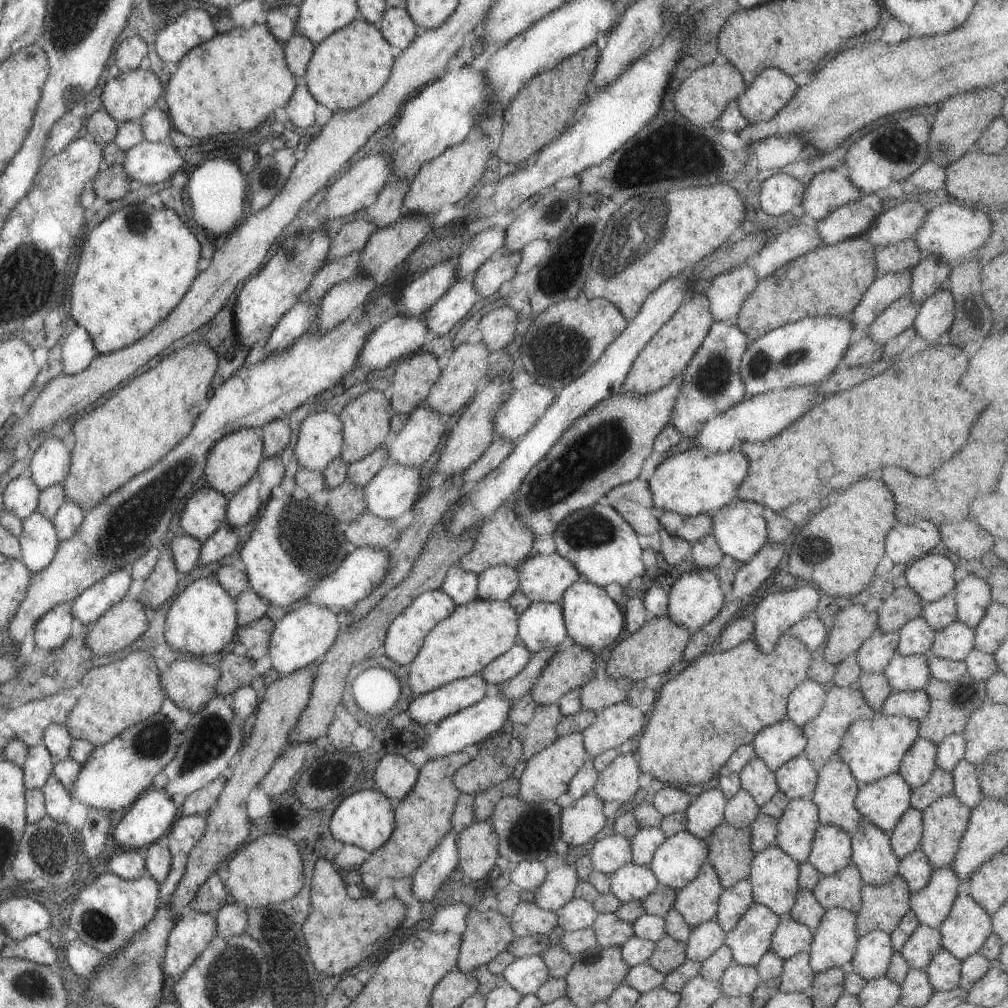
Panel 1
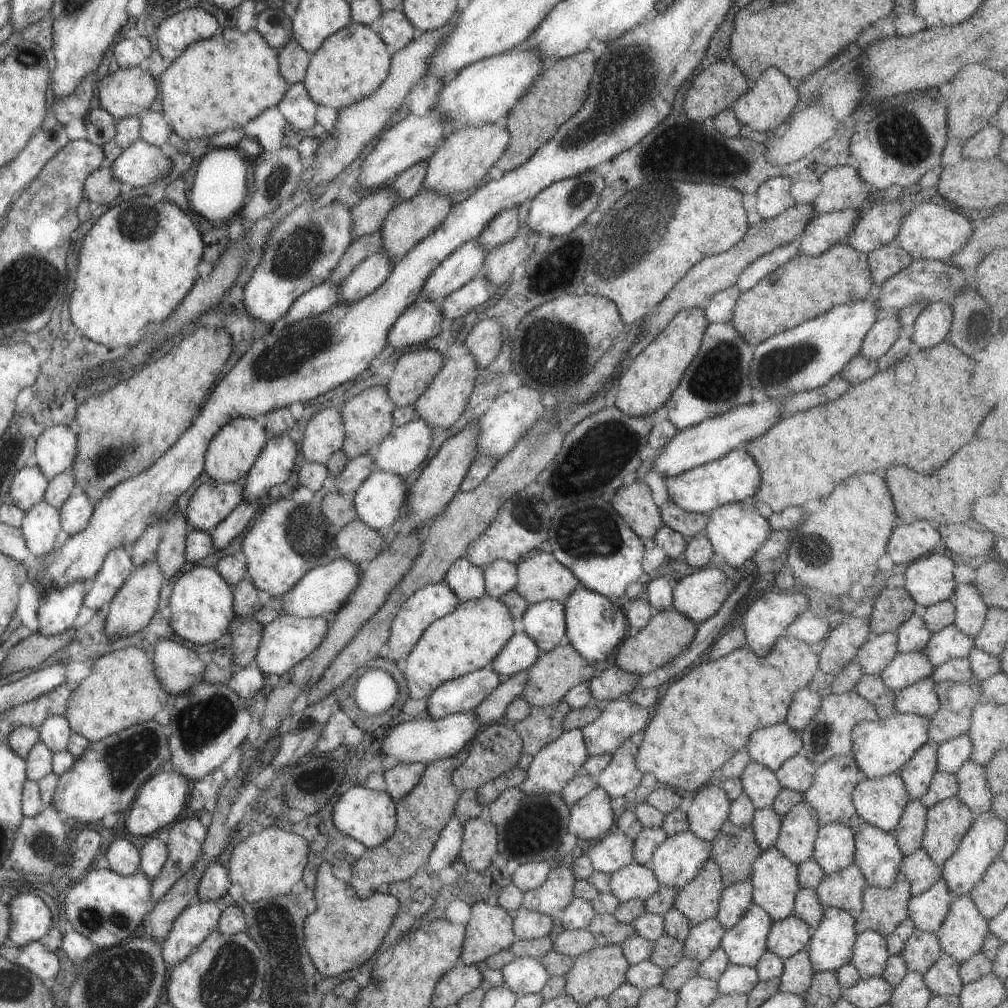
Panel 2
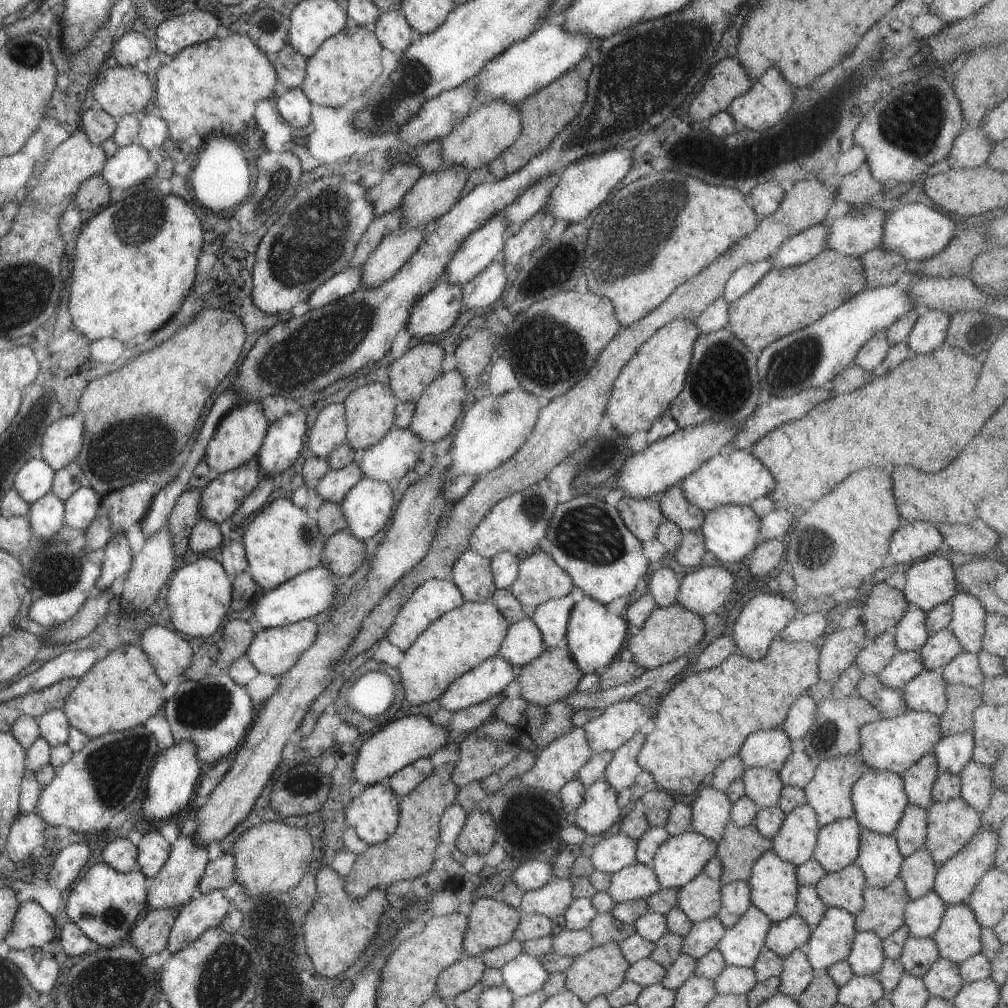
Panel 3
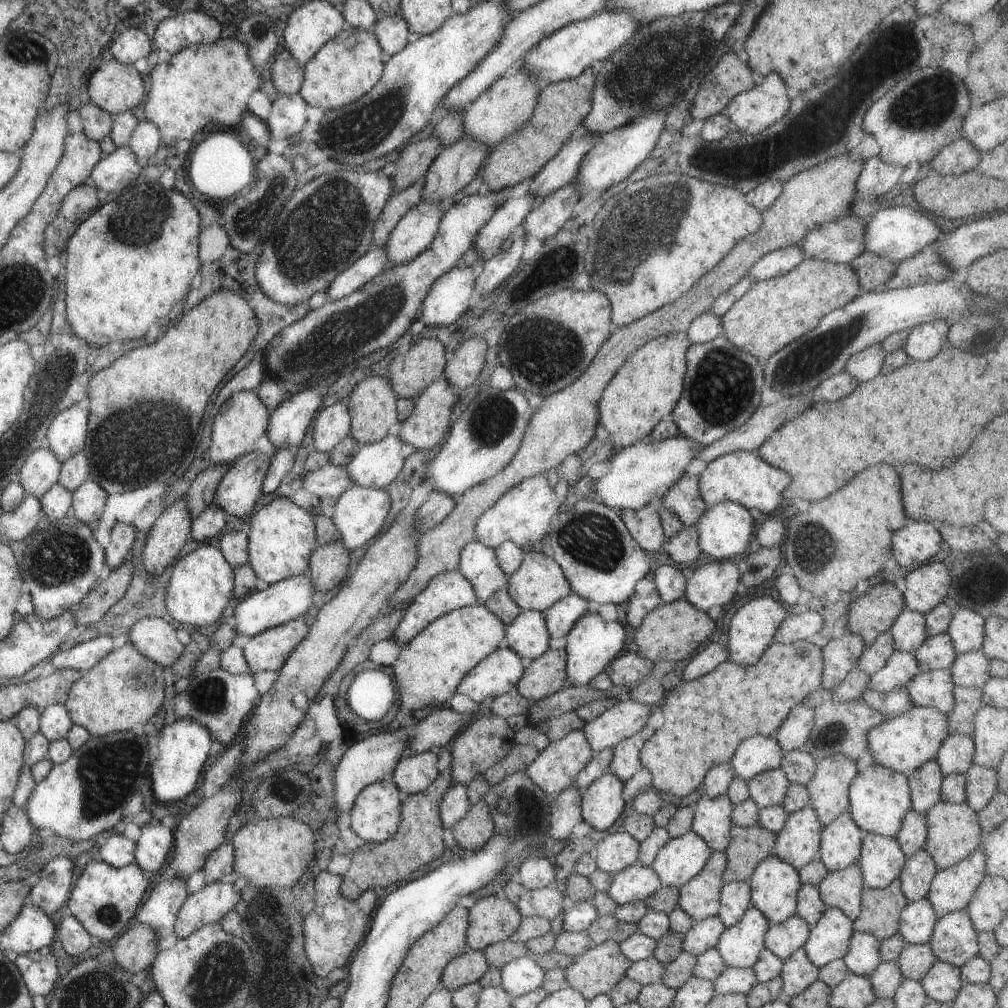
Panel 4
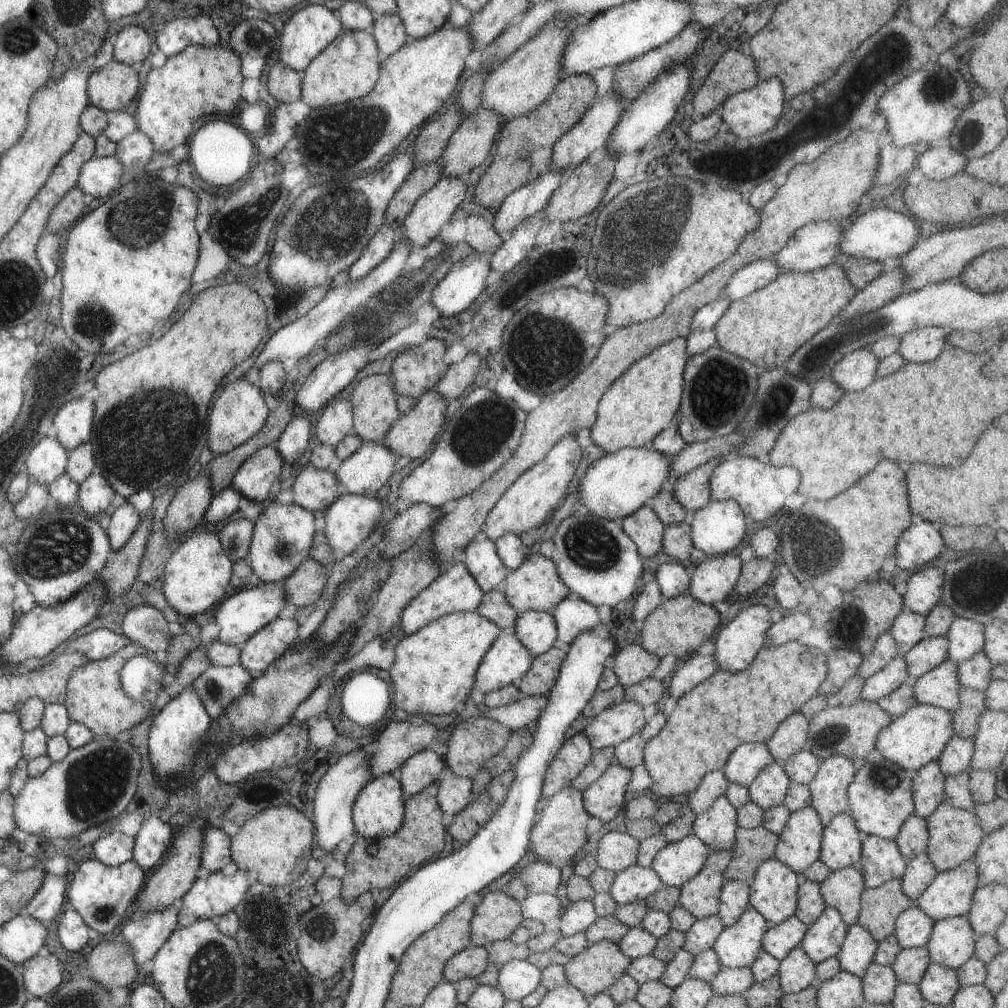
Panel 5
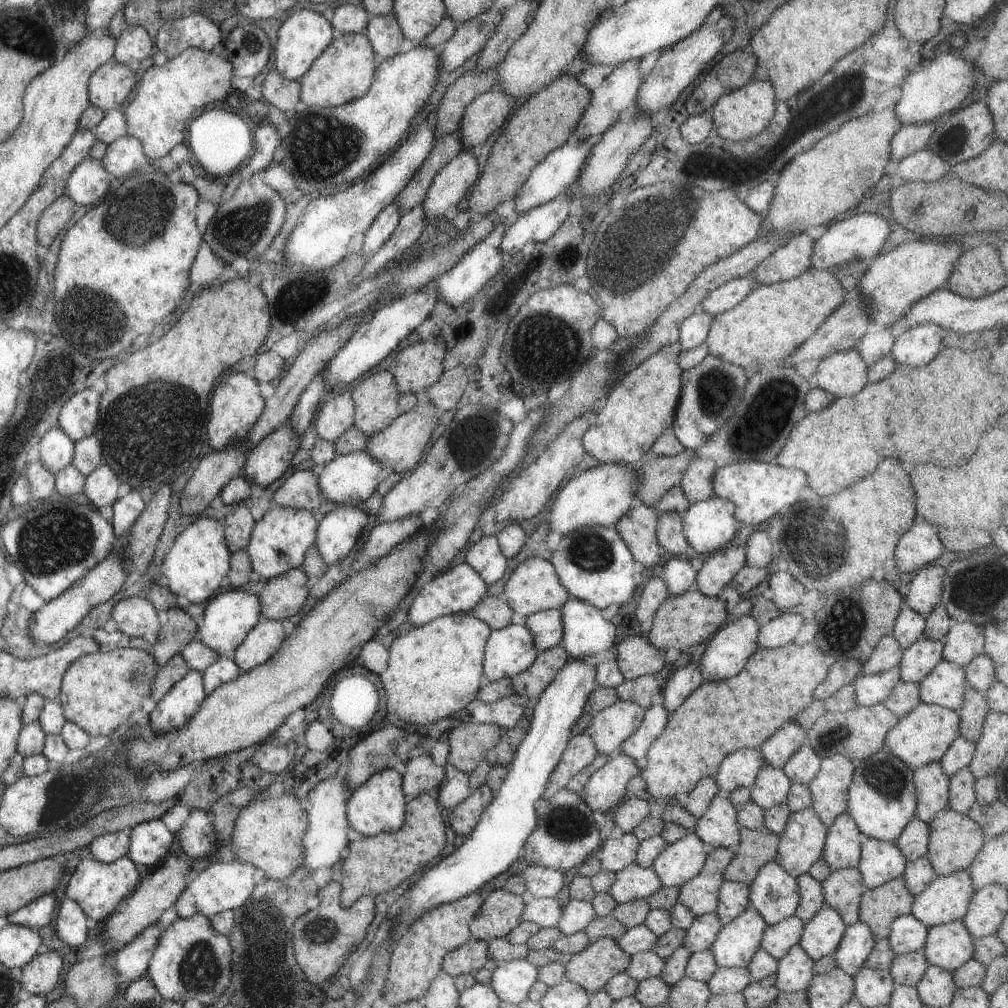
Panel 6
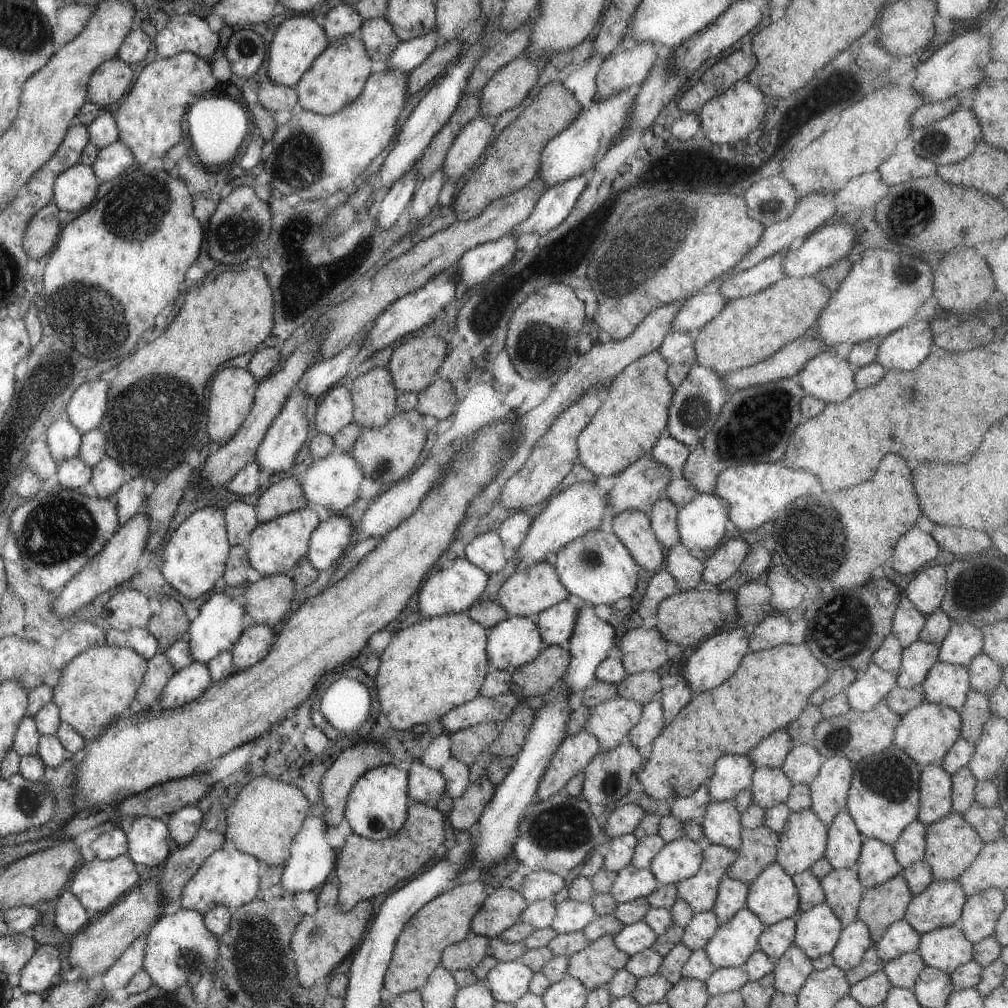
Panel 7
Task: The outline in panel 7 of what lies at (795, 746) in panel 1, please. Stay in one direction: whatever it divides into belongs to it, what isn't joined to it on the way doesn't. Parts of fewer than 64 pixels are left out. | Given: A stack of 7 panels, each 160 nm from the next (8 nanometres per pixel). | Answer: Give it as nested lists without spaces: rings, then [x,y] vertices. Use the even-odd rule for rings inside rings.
[[[723,755],[713,765],[712,775],[706,780],[710,801],[732,799],[740,790],[749,788],[756,766],[746,755]]]

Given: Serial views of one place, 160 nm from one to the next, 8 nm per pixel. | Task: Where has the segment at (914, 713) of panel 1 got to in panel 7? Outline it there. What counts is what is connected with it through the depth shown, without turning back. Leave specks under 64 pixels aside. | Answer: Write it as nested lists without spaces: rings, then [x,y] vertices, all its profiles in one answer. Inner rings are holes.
[[[935,661],[920,685],[925,701],[958,711],[970,689],[967,667]]]

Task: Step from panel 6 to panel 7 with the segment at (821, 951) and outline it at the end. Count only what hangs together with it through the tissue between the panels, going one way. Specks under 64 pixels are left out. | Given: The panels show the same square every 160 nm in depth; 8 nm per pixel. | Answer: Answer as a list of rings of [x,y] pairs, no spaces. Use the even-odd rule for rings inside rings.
[[[824,902],[801,913],[792,944],[810,959],[830,953],[843,928],[839,919]]]

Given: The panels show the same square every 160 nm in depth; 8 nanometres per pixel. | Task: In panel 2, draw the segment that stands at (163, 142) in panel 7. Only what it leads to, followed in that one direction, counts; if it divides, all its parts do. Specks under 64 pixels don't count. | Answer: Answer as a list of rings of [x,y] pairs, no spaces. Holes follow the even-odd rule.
[[[225,27],[217,34],[187,46],[159,75],[159,98],[162,112],[173,133],[183,140],[205,139],[205,136],[239,128],[257,114],[275,106],[289,88],[278,71],[278,50],[271,48],[251,27],[242,33],[238,28]]]

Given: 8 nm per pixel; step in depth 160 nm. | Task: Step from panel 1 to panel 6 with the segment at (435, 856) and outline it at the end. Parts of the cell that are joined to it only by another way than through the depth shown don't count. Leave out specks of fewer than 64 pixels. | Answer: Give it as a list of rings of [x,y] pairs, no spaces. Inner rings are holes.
[[[448,763],[443,764],[442,768],[444,769],[443,783],[433,794],[439,809],[447,808],[451,811],[451,808],[455,808],[472,791],[468,786],[467,773],[456,770]]]

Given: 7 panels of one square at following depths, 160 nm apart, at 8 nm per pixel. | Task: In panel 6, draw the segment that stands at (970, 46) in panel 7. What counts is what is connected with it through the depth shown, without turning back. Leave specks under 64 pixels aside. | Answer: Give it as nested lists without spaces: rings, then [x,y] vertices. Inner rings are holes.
[[[943,53],[932,57],[926,67],[920,71],[911,72],[899,86],[901,96],[895,106],[895,116],[899,118],[901,126],[907,124],[923,124],[923,122],[940,121],[941,114],[945,117],[952,111],[958,110],[961,102],[973,90],[974,62],[966,62],[961,54]]]

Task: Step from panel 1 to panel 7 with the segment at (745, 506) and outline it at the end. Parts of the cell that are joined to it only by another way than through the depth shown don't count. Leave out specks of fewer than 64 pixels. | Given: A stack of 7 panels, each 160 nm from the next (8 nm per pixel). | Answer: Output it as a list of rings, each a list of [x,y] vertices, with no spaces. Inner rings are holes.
[[[712,493],[696,494],[676,514],[678,537],[689,549],[712,550],[729,527],[728,504]]]

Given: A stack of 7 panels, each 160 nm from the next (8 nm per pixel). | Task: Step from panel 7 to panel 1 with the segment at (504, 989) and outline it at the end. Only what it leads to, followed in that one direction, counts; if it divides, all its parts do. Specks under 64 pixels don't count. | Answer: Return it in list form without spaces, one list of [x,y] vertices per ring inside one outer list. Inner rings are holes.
[[[539,955],[516,958],[501,975],[507,985],[522,995],[534,993],[550,977]]]

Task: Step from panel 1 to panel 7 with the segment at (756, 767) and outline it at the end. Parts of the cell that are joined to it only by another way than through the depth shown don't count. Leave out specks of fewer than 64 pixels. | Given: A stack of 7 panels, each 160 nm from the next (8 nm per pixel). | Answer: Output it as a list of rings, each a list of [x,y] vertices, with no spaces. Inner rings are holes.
[[[759,767],[754,770],[749,785],[751,800],[764,811],[783,803],[792,782],[779,769]]]

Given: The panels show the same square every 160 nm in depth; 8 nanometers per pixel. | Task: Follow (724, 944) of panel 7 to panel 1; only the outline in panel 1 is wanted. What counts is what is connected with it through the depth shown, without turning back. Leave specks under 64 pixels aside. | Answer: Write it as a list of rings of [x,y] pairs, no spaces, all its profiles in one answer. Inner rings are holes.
[[[753,903],[731,930],[724,934],[723,945],[731,951],[733,962],[738,965],[755,966],[755,963],[770,949],[770,938],[781,917],[759,903]]]

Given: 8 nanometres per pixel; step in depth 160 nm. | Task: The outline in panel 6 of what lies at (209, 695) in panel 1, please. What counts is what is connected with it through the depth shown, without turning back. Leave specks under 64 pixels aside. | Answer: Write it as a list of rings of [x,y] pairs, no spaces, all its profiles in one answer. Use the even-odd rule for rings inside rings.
[[[137,596],[121,598],[111,608],[110,620],[115,623],[116,631],[134,638],[156,636],[159,632],[155,608]]]

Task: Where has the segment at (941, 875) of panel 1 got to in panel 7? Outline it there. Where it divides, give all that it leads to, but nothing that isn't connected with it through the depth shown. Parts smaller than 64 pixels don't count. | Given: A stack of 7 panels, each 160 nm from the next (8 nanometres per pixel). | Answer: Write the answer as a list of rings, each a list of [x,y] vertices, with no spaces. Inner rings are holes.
[[[899,919],[887,926],[883,934],[872,943],[872,947],[881,962],[886,963],[900,954],[915,951],[919,939],[920,934],[916,934],[903,919]]]

